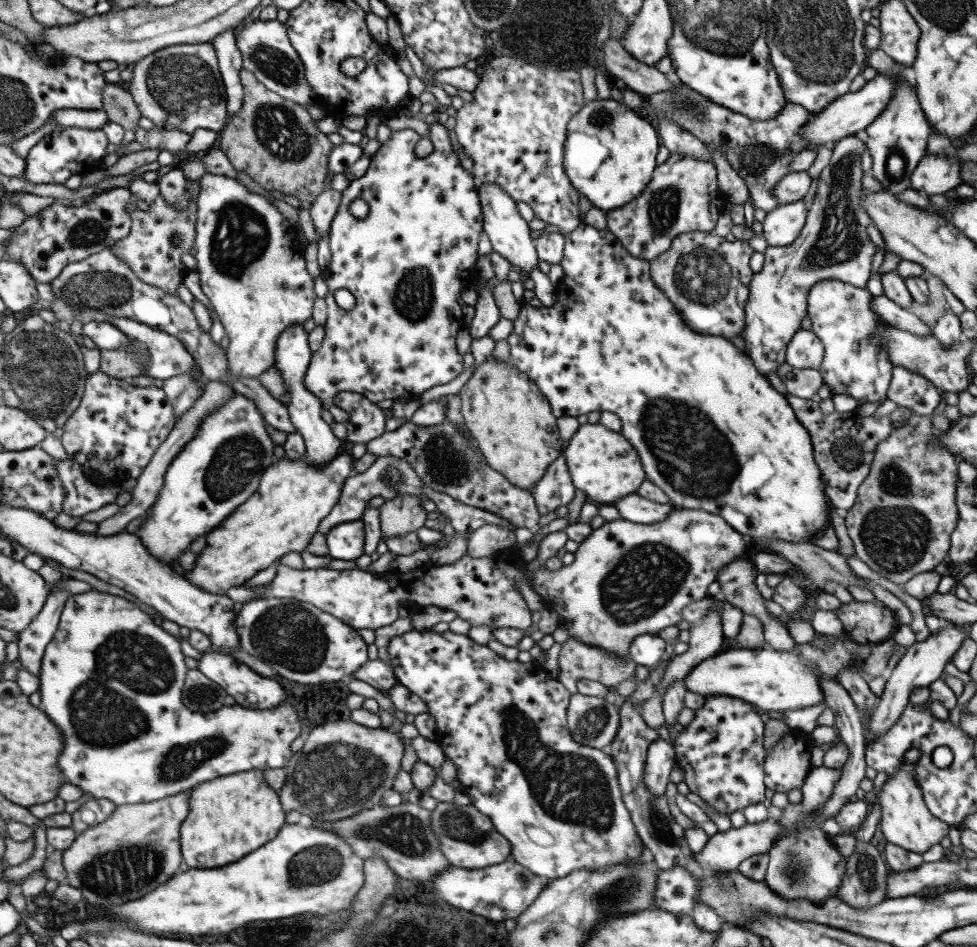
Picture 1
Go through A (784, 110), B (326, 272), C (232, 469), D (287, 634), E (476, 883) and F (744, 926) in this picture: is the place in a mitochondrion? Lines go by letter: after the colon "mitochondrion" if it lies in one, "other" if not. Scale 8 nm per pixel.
A: other
B: other
C: mitochondrion
D: mitochondrion
E: other
F: other

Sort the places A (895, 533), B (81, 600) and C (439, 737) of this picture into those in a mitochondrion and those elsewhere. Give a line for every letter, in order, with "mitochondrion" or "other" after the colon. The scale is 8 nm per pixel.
A: mitochondrion
B: other
C: other

